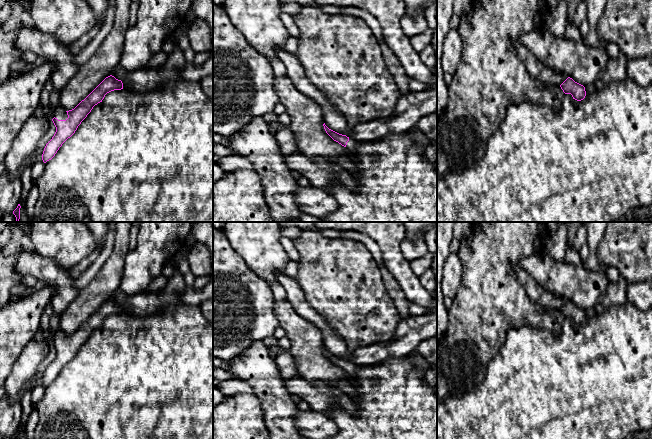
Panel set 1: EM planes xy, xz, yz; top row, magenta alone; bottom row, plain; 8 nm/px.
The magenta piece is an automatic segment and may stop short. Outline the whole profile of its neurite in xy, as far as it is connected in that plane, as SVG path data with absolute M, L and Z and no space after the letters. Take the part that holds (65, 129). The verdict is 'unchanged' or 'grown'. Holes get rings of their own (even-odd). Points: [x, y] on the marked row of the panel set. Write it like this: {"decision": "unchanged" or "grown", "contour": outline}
{"decision": "grown", "contour": "M110 75L74 109L65 111L58 102L52 114L52 121L56 127L56 132L44 148L42 154L43 162L46 163L55 156L62 144L75 133L81 122L95 105L102 102L107 93L121 89L123 89L122 81Z"}

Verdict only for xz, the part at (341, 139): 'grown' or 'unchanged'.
grown

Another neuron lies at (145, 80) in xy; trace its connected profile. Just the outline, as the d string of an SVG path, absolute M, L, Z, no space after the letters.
M174 39L173 42L174 48L160 69L144 68L128 72L119 65L111 75L122 81L123 89L134 93L147 93L163 89L167 81L176 81L181 78L181 70L186 63L183 51Z

